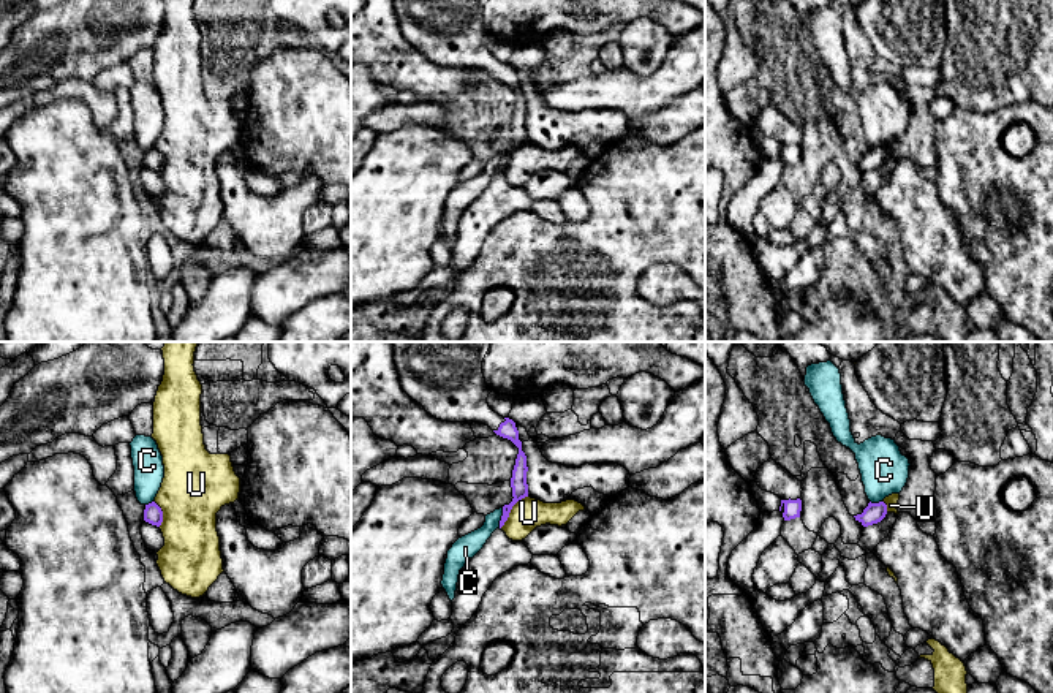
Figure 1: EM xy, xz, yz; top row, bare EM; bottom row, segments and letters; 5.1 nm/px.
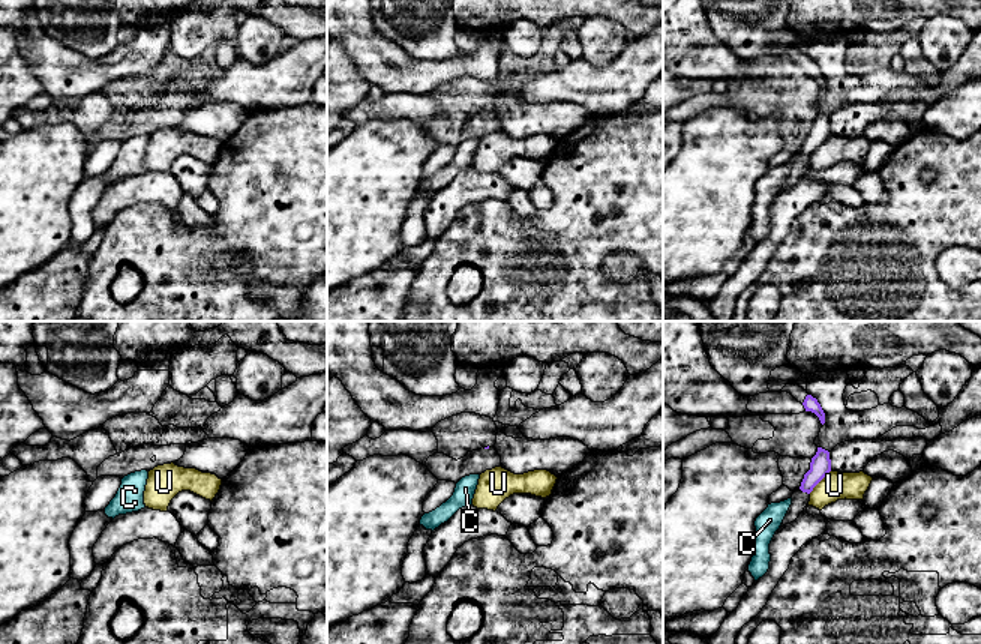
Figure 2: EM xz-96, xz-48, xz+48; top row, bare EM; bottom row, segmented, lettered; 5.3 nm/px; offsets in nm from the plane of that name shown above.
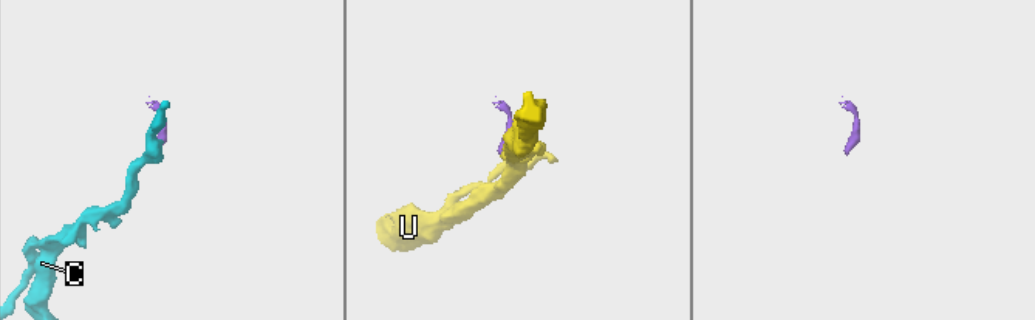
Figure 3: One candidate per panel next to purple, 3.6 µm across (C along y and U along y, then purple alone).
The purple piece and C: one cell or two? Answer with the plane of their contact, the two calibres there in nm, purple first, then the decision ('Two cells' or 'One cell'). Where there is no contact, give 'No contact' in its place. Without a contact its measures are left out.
Touches purple in xz. Thickness 80 nm (purple) against 120 nm. Two cells

